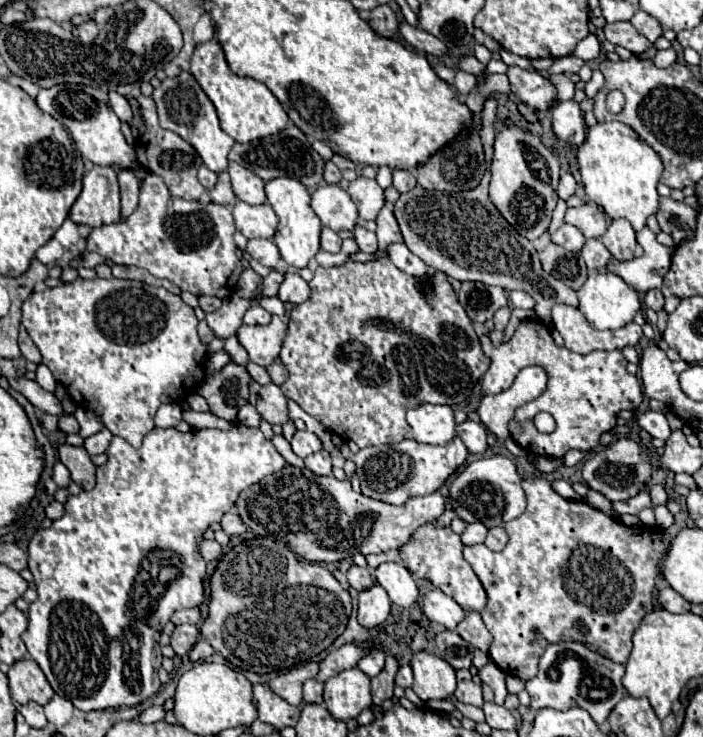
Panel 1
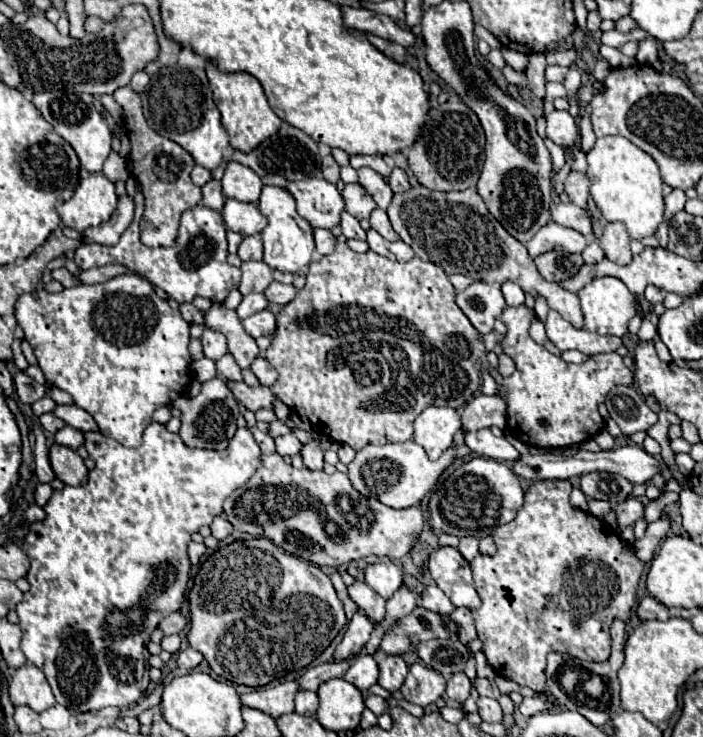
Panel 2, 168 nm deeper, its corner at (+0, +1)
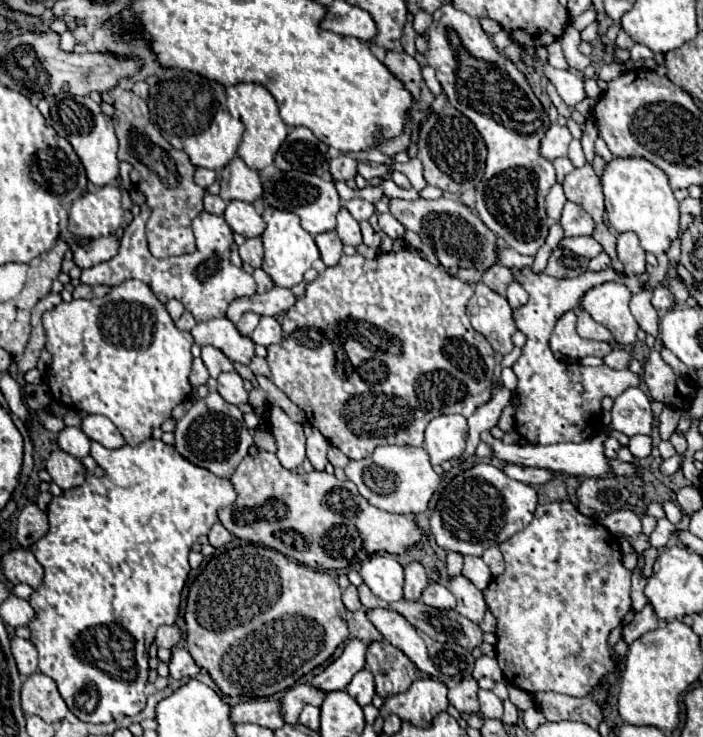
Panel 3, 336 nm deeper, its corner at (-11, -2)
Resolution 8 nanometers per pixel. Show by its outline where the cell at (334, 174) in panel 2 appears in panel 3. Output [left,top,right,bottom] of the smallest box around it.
[330,154,356,180]

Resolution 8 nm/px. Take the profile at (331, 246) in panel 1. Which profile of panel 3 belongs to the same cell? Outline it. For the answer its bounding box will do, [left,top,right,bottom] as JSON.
[316,232,342,266]

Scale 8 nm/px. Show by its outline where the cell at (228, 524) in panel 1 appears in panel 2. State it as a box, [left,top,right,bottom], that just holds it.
[209,515,233,541]

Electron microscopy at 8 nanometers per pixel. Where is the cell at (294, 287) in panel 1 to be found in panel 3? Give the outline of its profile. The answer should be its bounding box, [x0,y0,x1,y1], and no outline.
[226,286,296,322]

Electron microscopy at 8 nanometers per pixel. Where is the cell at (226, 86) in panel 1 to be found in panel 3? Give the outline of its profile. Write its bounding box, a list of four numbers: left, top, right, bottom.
[226,82,286,170]

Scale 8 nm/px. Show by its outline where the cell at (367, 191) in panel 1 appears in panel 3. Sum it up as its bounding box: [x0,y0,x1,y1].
[344,198,374,222]

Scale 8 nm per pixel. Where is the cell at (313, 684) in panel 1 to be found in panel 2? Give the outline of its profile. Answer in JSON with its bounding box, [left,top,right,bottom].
[295,691,319,717]

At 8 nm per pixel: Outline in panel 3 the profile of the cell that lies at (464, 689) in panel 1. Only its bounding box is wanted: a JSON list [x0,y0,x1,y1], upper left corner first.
[448,678,478,714]

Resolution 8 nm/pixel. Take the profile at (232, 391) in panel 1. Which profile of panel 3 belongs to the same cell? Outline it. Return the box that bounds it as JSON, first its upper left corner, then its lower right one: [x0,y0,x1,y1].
[176,390,252,476]

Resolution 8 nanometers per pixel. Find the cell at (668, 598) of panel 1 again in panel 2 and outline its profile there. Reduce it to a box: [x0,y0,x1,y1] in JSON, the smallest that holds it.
[637,595,669,621]

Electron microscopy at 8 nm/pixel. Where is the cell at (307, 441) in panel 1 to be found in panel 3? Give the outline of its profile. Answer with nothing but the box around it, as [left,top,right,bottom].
[268,406,306,470]

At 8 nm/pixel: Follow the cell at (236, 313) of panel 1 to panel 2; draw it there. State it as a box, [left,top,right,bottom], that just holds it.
[201,329,227,361]

